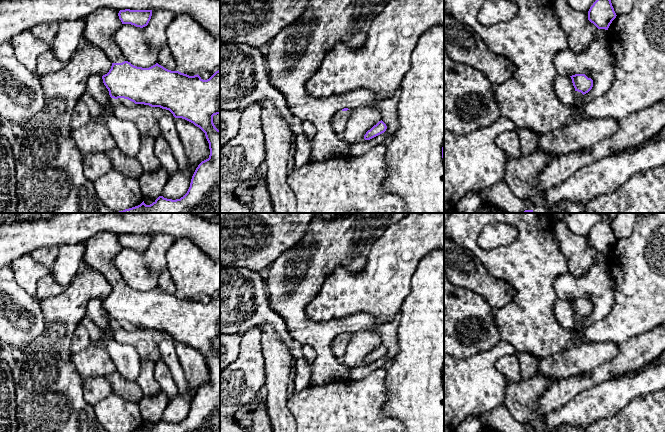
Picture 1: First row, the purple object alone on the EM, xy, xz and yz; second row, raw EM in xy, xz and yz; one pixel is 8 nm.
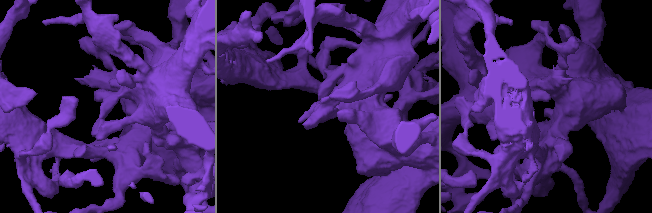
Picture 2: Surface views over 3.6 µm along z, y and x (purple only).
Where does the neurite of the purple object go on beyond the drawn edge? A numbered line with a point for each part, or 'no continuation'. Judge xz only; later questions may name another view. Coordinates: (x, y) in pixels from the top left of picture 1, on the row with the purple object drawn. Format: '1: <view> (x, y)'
1: xz (339, 121)

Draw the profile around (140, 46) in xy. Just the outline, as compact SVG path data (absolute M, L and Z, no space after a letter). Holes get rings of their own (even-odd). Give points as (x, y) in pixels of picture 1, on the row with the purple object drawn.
M154 9L147 26L140 28L122 24L113 34L113 41L132 65L149 68L158 61L160 49L166 45L166 30L176 14L170 10Z

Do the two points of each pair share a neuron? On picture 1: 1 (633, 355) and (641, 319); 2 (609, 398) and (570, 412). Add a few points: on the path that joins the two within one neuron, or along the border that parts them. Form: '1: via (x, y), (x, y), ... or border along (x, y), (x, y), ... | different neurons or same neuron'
1: border along (654, 328), (631, 337), (621, 344) | different neurons
2: via (599, 404), (592, 404), (580, 411) | same neuron

